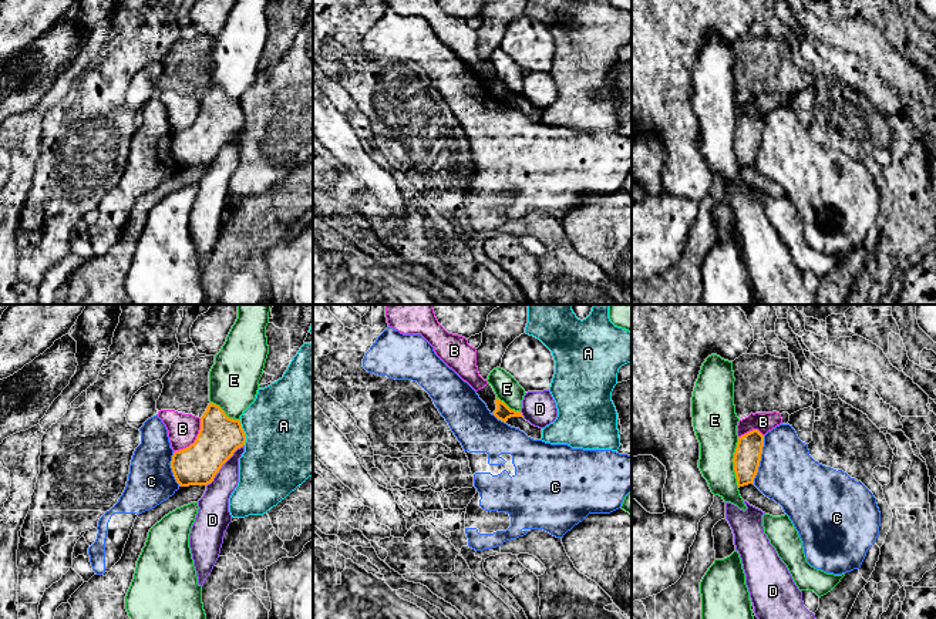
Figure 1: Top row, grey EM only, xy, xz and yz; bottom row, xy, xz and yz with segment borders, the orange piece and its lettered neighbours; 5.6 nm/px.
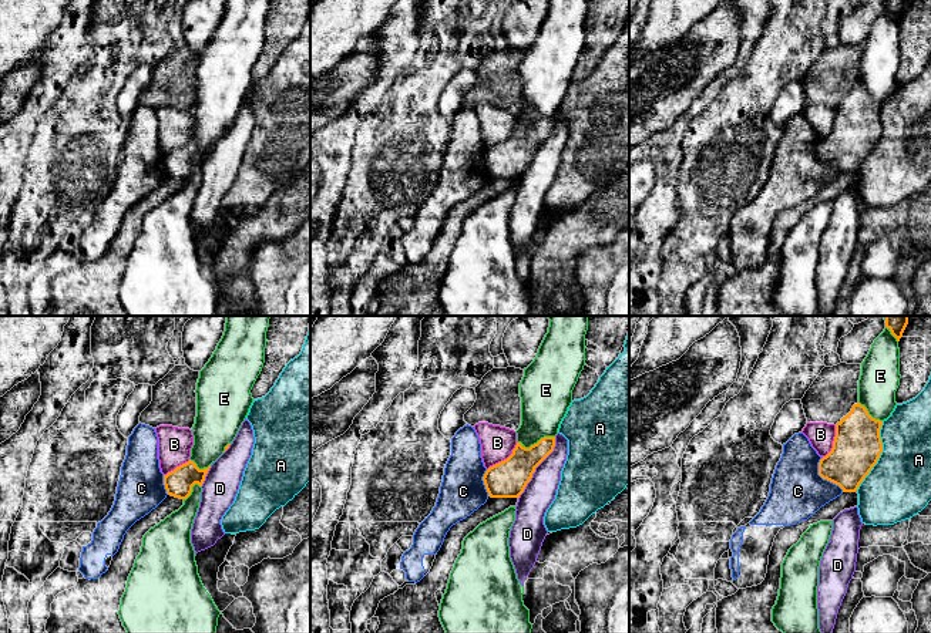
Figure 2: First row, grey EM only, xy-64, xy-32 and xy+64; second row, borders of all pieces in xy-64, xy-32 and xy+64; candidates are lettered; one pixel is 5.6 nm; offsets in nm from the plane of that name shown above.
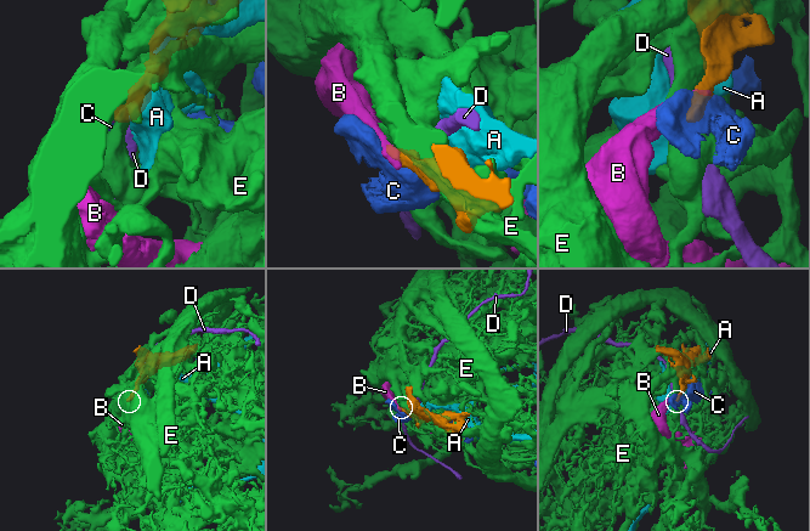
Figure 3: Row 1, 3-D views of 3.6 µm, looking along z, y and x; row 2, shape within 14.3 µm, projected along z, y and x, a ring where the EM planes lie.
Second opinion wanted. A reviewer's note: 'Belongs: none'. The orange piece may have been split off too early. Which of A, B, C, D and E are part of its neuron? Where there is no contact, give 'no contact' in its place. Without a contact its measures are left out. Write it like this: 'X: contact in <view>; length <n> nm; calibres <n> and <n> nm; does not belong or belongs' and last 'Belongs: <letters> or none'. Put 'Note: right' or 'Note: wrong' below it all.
A: contact in xy; length 150 nm; calibres 240 and 480 nm; does not belong
B: contact in xy; length 260 nm; calibres 240 and 180 nm; does not belong
C: contact in yz; length 280 nm; calibres 150 and 320 nm; does not belong
D: contact in xy; length 320 nm; calibres 240 and 170 nm; does not belong
E: contact in yz; length 280 nm; calibres 150 and 240 nm; does not belong
Belongs: none
Note: right

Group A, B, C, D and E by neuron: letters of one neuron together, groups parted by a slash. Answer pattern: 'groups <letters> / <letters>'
groups A / B / C / D / E

